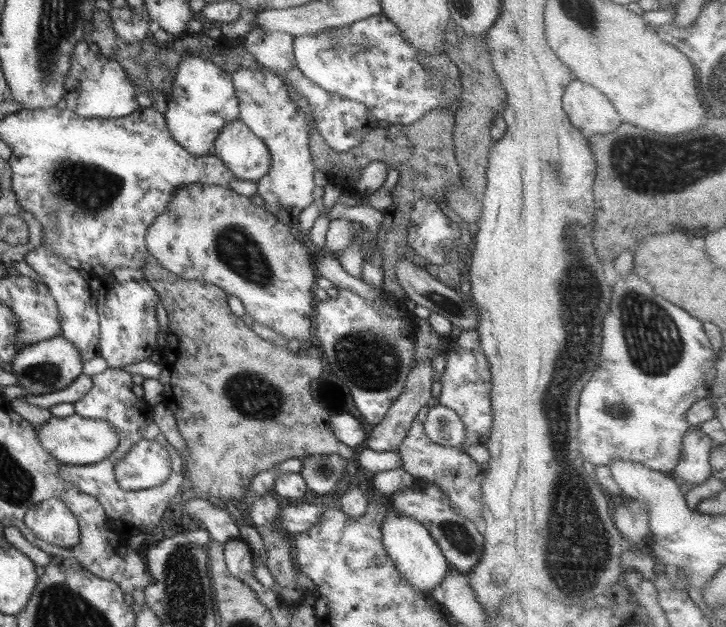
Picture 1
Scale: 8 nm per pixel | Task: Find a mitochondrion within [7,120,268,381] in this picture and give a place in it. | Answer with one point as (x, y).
(88, 189)

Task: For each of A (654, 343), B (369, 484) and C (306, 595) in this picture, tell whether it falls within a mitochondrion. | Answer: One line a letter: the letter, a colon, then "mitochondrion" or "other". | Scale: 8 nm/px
A: mitochondrion
B: other
C: other

